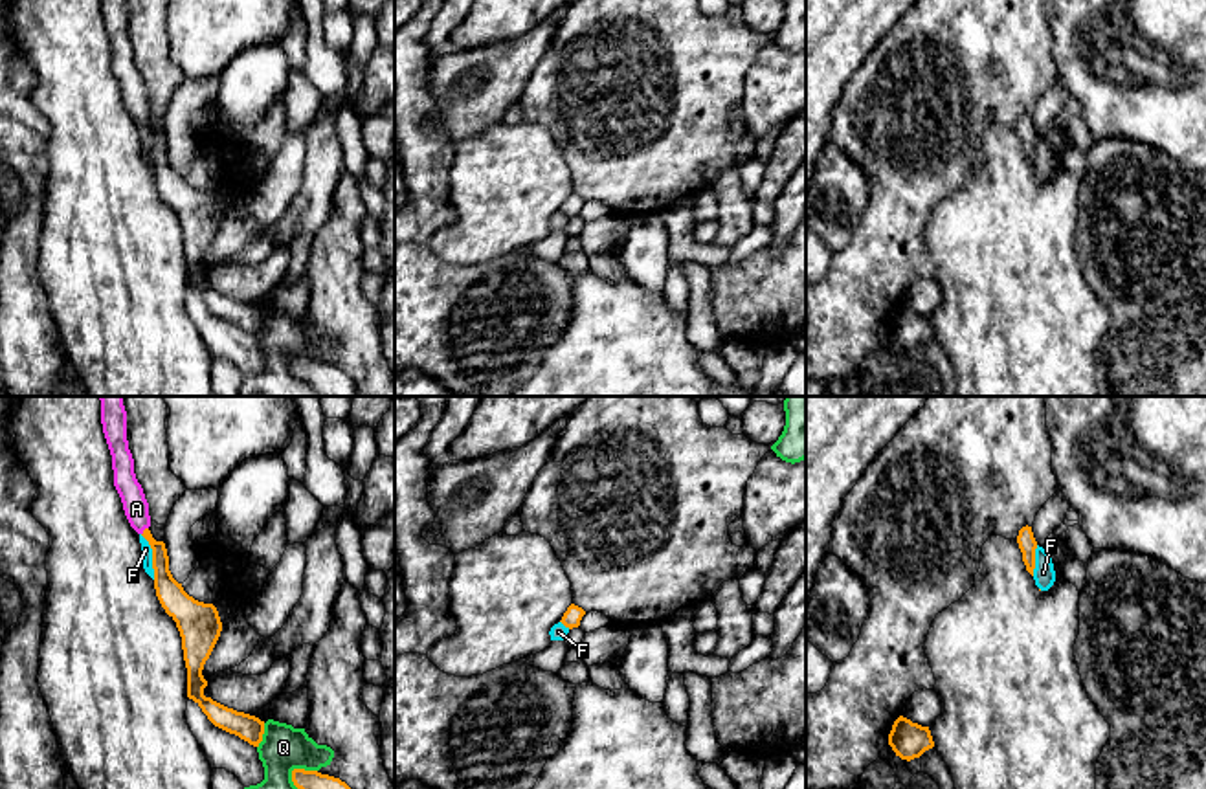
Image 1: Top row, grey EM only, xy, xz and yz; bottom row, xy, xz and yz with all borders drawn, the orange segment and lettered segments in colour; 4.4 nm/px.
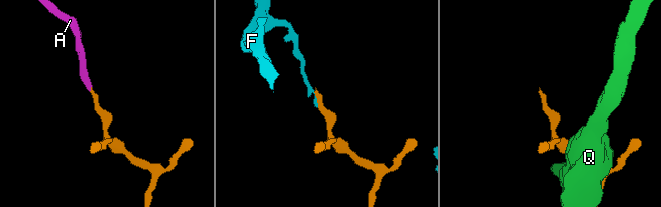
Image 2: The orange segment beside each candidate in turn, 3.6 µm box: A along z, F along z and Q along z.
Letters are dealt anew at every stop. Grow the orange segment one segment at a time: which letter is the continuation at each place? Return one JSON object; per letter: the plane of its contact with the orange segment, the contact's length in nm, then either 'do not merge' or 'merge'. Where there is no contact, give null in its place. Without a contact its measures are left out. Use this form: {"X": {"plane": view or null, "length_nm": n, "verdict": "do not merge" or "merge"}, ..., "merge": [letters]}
{"A": {"plane": "xy", "length_nm": 50, "verdict": "merge"}, "F": {"plane": "xy", "length_nm": 220, "verdict": "do not merge"}, "Q": {"plane": "xy", "length_nm": 130, "verdict": "do not merge"}, "merge": ["A"]}

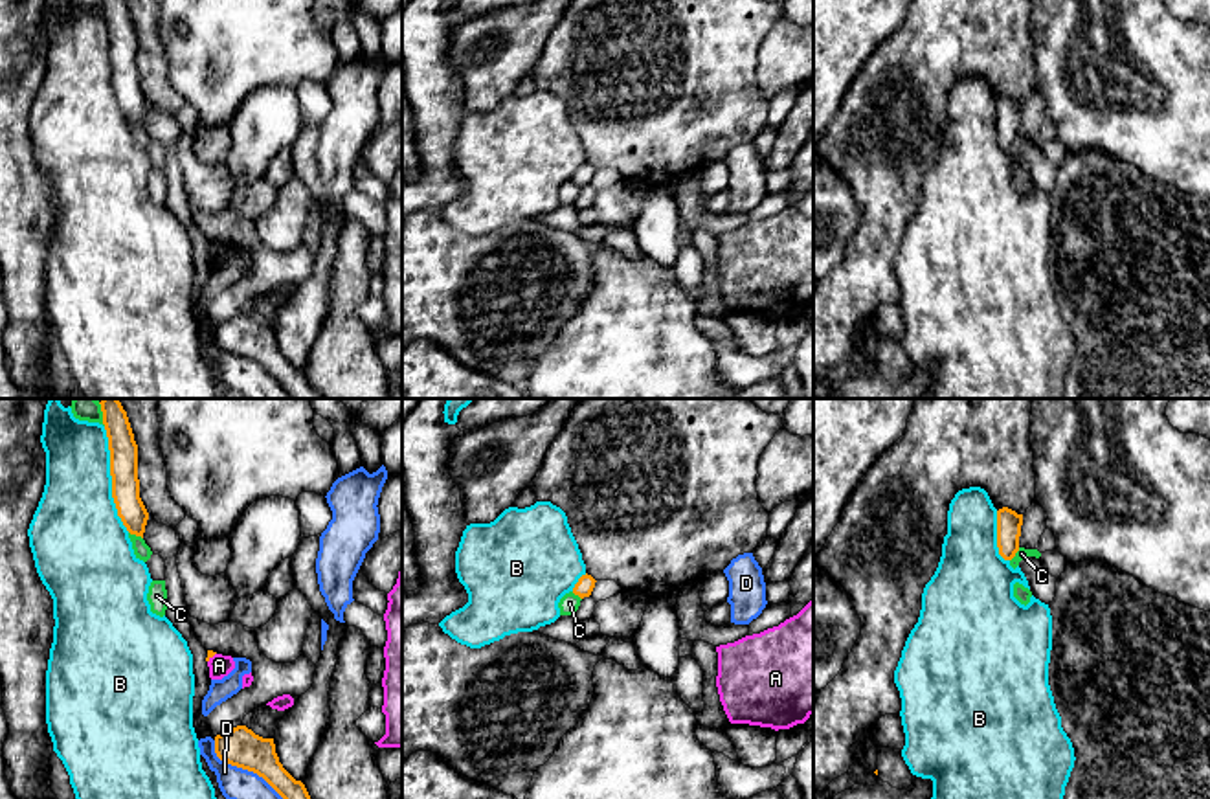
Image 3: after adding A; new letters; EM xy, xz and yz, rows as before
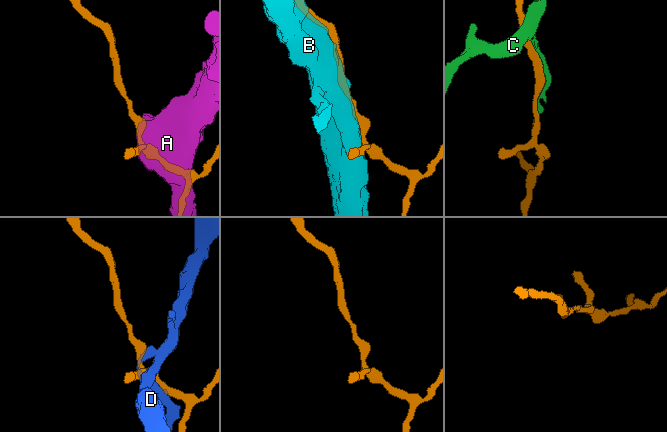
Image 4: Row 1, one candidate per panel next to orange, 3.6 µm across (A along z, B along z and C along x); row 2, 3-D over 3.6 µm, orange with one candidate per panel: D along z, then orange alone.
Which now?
{"A": {"plane": "xy", "length_nm": 60, "verdict": "do not merge"}, "B": {"plane": "xy", "length_nm": 480, "verdict": "do not merge"}, "C": {"plane": "xy", "length_nm": 70, "verdict": "do not merge"}, "D": {"plane": "xy", "length_nm": 400, "verdict": "do not merge"}, "merge": []}

